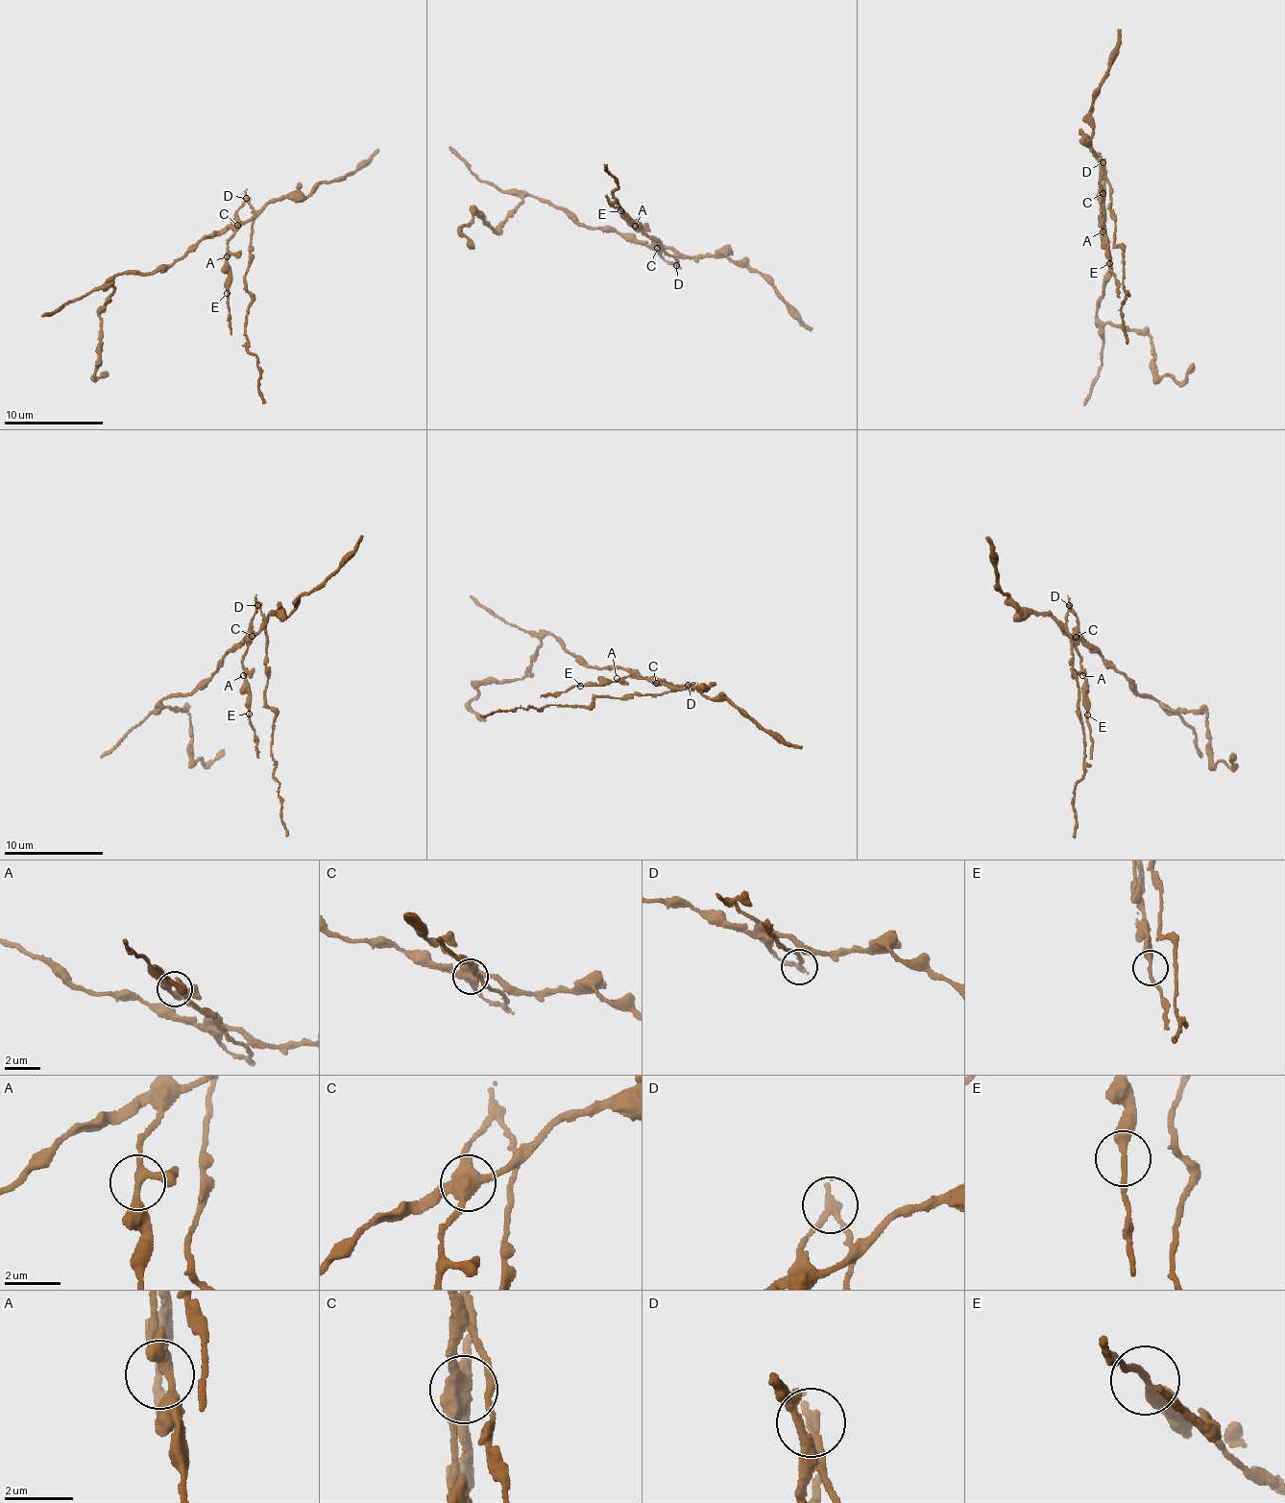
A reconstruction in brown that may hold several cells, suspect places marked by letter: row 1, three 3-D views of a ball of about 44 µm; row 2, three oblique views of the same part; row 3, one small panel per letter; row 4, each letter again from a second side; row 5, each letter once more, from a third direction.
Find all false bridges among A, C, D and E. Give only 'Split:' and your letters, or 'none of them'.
Split: C, D

